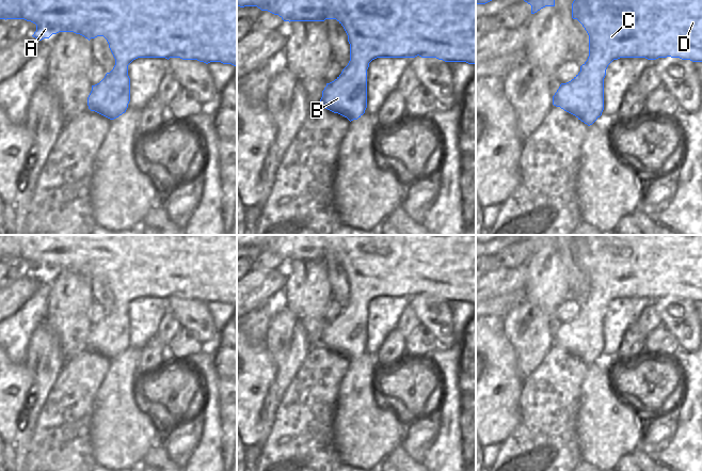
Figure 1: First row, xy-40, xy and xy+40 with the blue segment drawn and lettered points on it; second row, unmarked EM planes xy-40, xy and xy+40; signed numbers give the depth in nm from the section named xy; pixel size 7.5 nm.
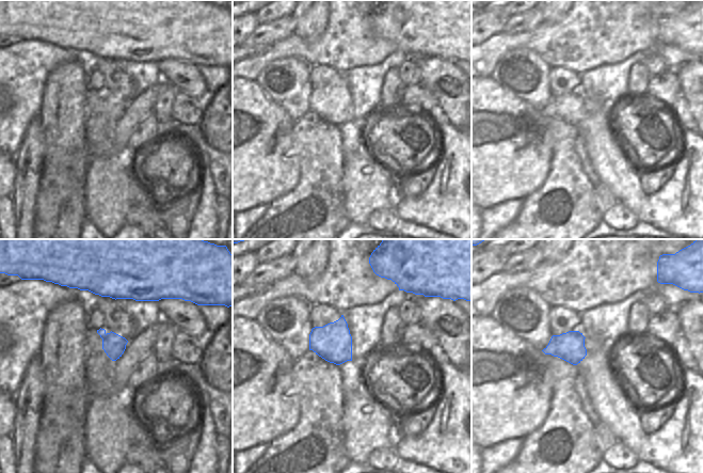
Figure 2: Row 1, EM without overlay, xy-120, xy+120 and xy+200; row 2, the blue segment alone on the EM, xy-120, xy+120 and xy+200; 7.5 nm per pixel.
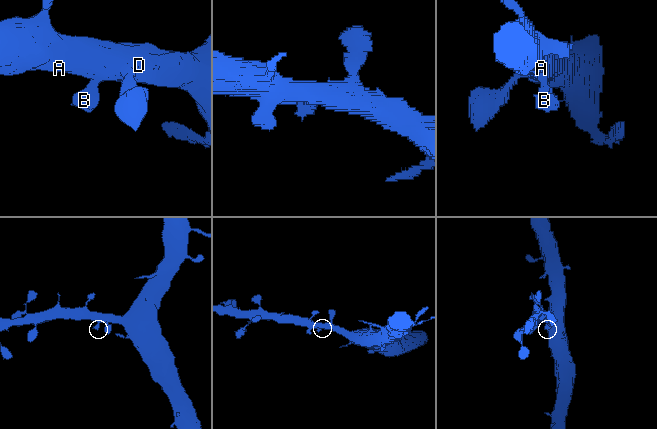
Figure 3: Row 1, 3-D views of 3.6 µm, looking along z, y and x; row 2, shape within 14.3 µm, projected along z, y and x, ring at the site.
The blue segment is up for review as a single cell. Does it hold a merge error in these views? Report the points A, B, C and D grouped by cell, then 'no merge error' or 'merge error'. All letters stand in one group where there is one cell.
A B C D; no merge error

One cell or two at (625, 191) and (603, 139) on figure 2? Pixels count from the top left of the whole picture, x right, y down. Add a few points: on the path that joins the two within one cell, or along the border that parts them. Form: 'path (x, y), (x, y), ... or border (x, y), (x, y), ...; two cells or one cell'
path (622, 178), (612, 167), (606, 152); one cell

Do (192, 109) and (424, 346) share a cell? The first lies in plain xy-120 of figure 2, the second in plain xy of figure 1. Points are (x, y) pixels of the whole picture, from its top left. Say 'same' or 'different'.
same

